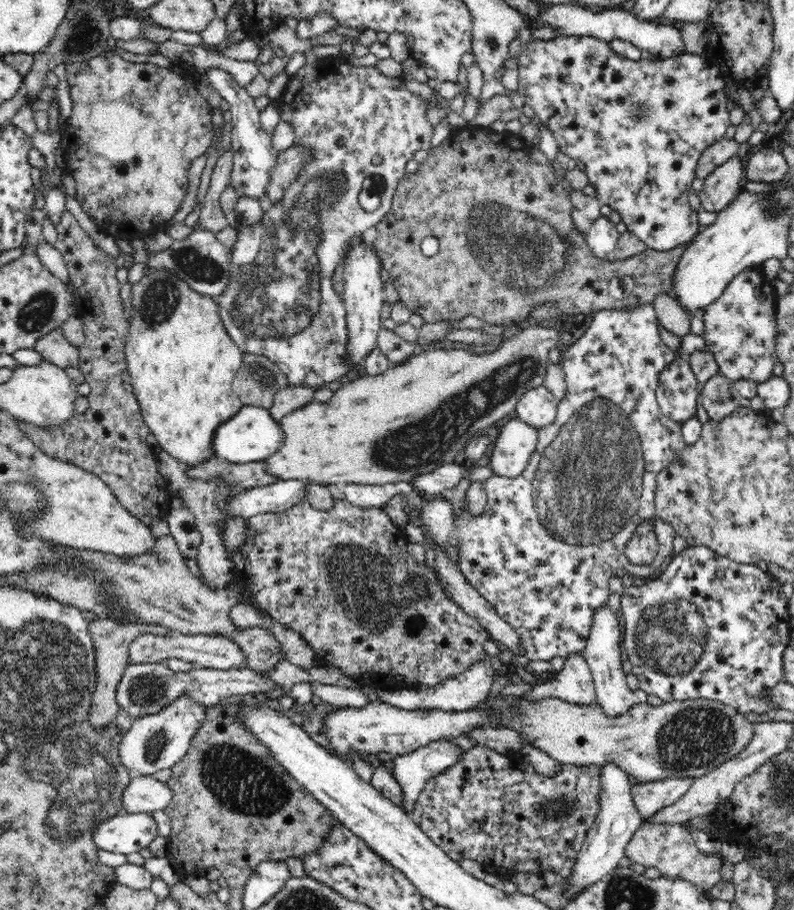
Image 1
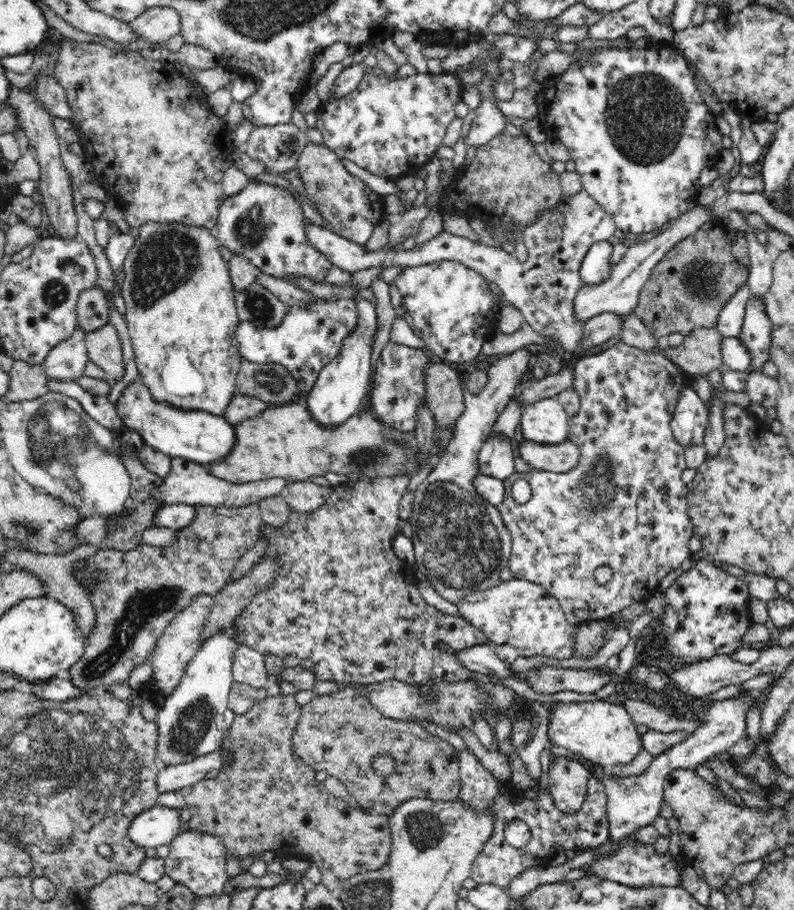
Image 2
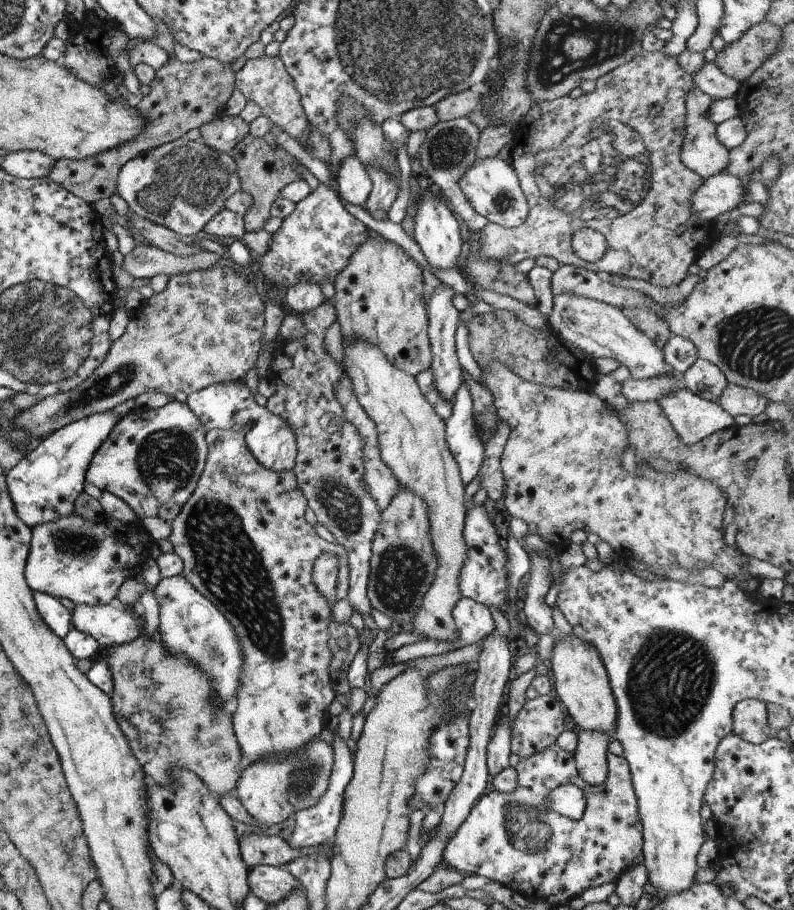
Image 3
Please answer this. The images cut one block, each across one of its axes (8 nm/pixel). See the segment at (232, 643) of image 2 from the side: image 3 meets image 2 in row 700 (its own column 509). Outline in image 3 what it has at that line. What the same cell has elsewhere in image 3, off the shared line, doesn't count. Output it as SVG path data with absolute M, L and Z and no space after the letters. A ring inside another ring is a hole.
M497 157L476 159L460 176L458 185L471 208L489 223L495 223L499 229L513 229L526 220L528 204L508 160Z

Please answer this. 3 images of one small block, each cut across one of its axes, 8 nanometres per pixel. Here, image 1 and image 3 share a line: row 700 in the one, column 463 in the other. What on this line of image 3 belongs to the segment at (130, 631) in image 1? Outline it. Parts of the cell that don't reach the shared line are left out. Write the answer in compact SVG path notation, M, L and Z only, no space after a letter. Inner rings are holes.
M469 87L467 90L440 98L434 105L437 122L466 117L473 110L479 109L480 96L477 88Z

